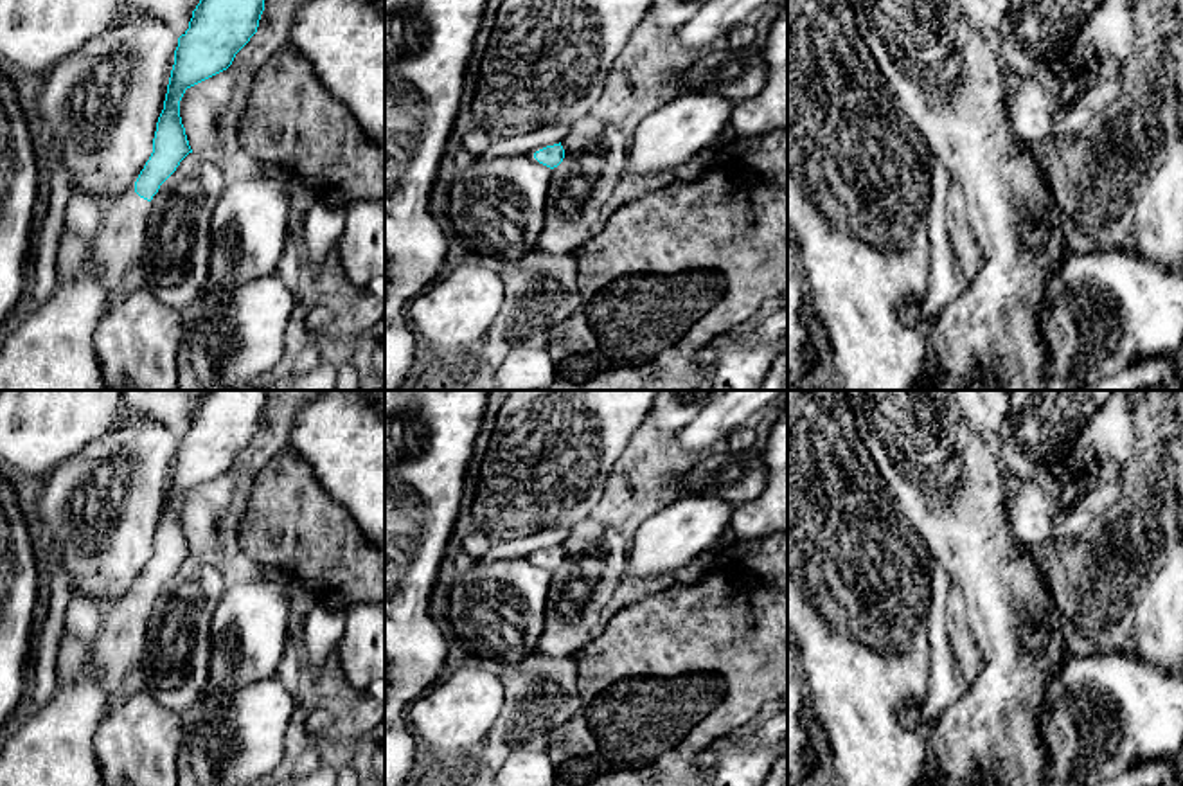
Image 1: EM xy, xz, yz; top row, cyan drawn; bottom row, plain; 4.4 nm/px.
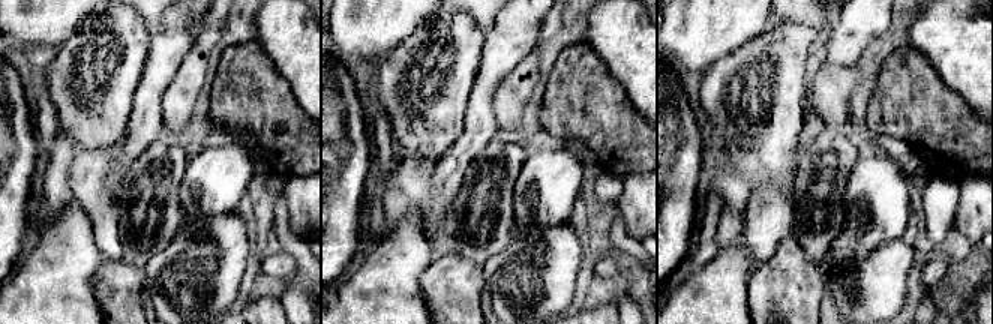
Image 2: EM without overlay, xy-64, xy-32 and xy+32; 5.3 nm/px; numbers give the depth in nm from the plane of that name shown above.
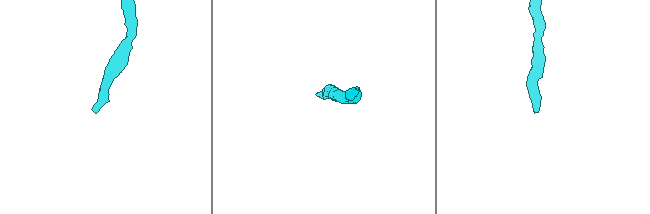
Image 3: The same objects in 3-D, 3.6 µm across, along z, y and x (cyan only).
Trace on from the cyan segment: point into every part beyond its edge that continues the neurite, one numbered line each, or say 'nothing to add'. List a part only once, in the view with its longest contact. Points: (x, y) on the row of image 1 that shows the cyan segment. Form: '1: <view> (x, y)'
1: xy (115, 252)

